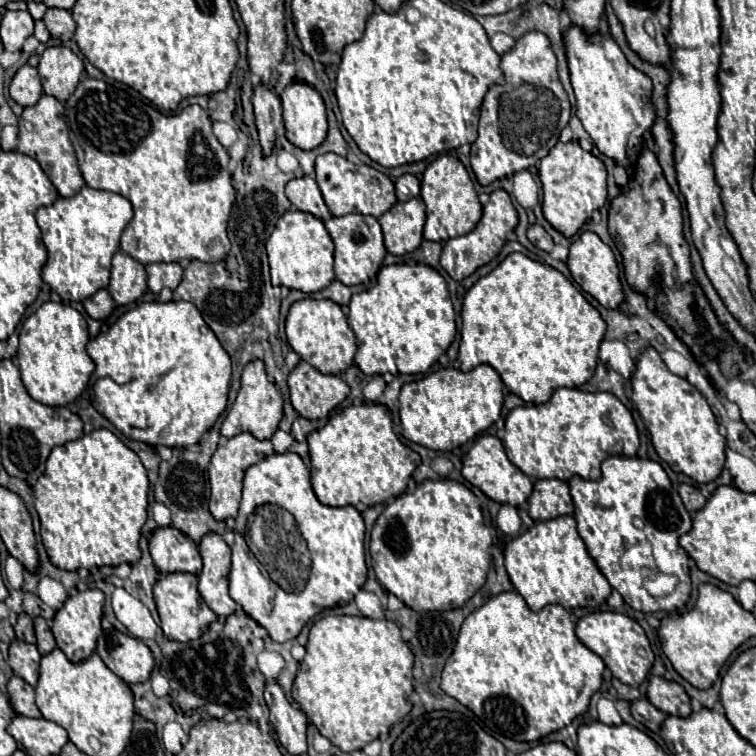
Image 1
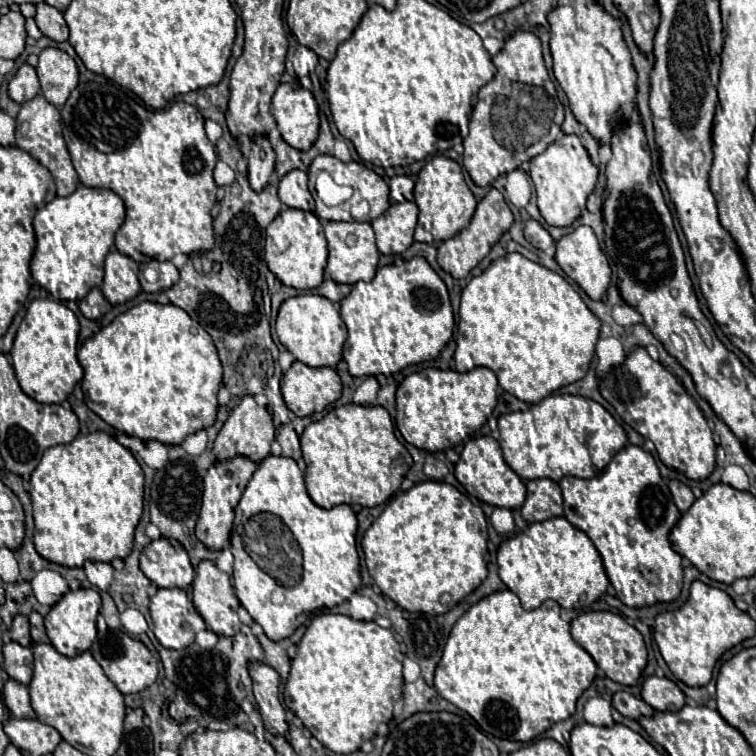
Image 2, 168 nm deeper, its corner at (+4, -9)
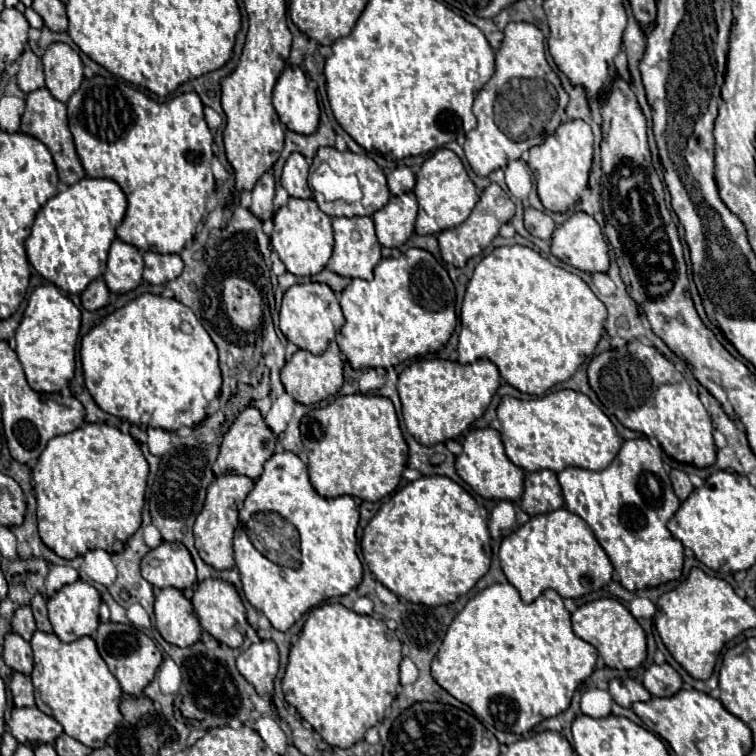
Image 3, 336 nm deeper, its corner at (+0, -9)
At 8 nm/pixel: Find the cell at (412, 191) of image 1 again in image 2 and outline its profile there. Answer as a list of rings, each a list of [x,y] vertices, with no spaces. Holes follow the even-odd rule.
[[[394,176],[390,178],[390,200],[392,202],[404,202],[404,200],[414,200],[412,188],[414,182],[410,176]]]

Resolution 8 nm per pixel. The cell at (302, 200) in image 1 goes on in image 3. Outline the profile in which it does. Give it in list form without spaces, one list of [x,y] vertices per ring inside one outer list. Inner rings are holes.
[[[294,152],[282,170],[282,186],[288,190],[292,198],[312,198],[312,190],[308,188],[308,162],[302,154]]]

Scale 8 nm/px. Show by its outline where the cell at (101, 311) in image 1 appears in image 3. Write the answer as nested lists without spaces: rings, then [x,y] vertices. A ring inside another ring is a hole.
[[[96,278],[90,282],[90,286],[82,292],[80,298],[82,298],[82,306],[86,310],[94,312],[94,310],[100,310],[108,304],[108,296],[110,296],[110,292],[106,288],[106,282],[102,278]]]

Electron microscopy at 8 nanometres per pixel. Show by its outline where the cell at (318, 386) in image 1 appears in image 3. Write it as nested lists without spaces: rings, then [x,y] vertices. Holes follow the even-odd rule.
[[[332,342],[328,346],[328,350],[322,356],[314,356],[306,350],[298,350],[290,362],[286,362],[286,366],[282,368],[282,384],[286,388],[286,392],[304,406],[316,404],[326,400],[328,396],[334,396],[340,388],[342,388],[342,360],[340,360],[340,348],[336,342]]]

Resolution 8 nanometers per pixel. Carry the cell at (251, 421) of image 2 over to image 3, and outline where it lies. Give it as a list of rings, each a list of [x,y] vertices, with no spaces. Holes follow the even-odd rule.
[[[248,406],[236,416],[230,430],[224,434],[222,444],[220,444],[220,454],[218,454],[212,470],[214,470],[214,474],[234,472],[234,474],[244,474],[244,476],[256,480],[262,474],[264,462],[274,454],[274,446],[276,446],[276,436],[266,426],[260,410],[254,406]]]

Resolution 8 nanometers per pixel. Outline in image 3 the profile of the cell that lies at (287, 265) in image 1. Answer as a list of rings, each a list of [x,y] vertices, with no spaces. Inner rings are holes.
[[[290,198],[288,204],[282,206],[274,216],[274,232],[270,240],[278,258],[294,276],[314,276],[320,270],[324,270],[332,256],[334,246],[330,218],[318,208],[318,204],[312,198],[310,200]]]

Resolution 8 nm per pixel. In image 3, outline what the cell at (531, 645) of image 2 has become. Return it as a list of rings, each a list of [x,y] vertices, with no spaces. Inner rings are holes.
[[[494,584],[476,594],[448,626],[446,638],[432,660],[432,678],[456,700],[470,706],[484,726],[528,734],[536,724],[570,706],[576,688],[592,676],[596,658],[596,648],[574,634],[570,612],[566,612],[558,592],[546,590],[536,602],[524,604],[512,584]]]

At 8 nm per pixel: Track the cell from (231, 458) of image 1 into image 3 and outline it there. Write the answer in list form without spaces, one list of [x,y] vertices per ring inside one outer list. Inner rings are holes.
[[[224,474],[216,476],[212,484],[208,486],[208,496],[204,502],[202,512],[196,516],[194,522],[194,538],[196,538],[196,550],[200,552],[202,560],[216,570],[226,570],[234,566],[234,550],[232,550],[232,538],[234,530],[238,526],[238,510],[244,504],[244,498],[252,490],[254,480],[240,474]]]

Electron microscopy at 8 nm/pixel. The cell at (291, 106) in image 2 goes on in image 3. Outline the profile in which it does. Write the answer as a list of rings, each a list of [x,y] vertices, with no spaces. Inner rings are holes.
[[[286,66],[280,74],[274,96],[274,108],[280,122],[296,134],[314,134],[320,124],[320,108],[316,90],[308,84],[300,66]]]

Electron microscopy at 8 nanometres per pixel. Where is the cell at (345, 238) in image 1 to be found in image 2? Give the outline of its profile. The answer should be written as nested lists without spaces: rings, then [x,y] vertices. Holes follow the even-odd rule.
[[[328,222],[326,224],[328,240],[328,266],[326,276],[340,284],[356,284],[360,280],[370,282],[376,274],[380,252],[374,242],[374,230],[368,222]]]

